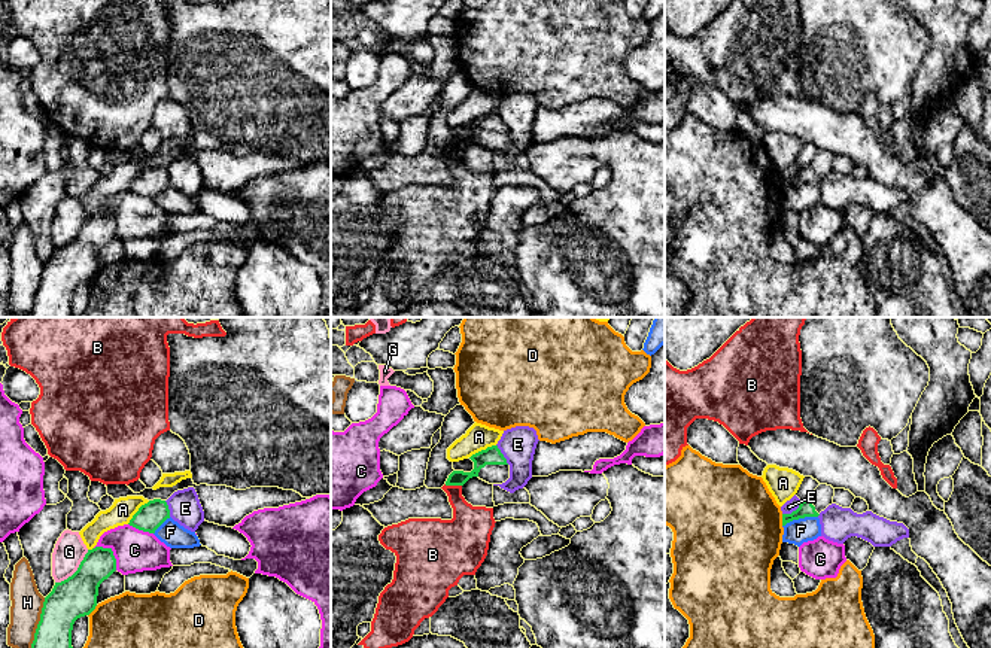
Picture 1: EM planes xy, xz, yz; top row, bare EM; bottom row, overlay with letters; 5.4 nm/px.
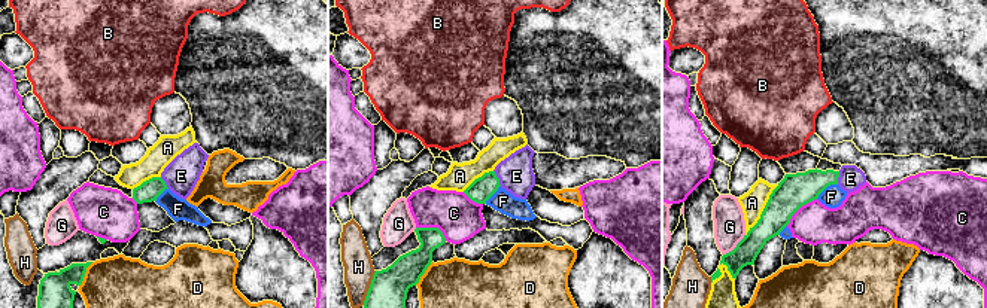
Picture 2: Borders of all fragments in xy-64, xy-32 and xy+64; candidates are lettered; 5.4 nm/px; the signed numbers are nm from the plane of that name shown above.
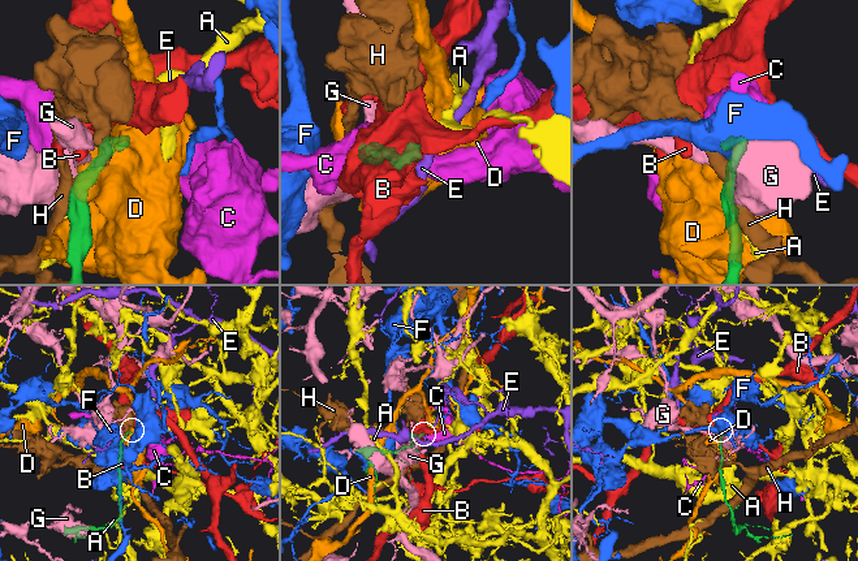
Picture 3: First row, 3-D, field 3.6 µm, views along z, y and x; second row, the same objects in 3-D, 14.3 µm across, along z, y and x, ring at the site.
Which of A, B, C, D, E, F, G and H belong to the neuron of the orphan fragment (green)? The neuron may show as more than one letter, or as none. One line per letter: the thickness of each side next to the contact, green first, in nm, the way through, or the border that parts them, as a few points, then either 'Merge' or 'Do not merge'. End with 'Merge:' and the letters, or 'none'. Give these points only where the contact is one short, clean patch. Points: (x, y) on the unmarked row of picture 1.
A: Thickness 150 nm (green) against 130 nm. Do not merge
B: Thickness 90 nm (green) against 220 nm. Boundary: xz (444, 151), (461, 152). Do not merge
C: Thickness 180 nm (green) against 220 nm. Boundary: xy (96, 212), (112, 218), (116, 236). Do not merge
D: Thickness 80 nm (green) against 500 nm. Do not merge
E: Thickness 80 nm (green) against 70 nm. Boundary: yz (802, 167), (795, 176), (783, 180). Do not merge
F: Thickness 80 nm (green) against 130 nm. Do not merge
G: Thickness 220 nm (green) against 170 nm. Boundary: xy (88, 216), (79, 233), (70, 242), (55, 249). Do not merge
H: Thickness 220 nm (green) against 170 nm. Boundary: xy (45, 264), (30, 316). Do not merge
Merge: none

